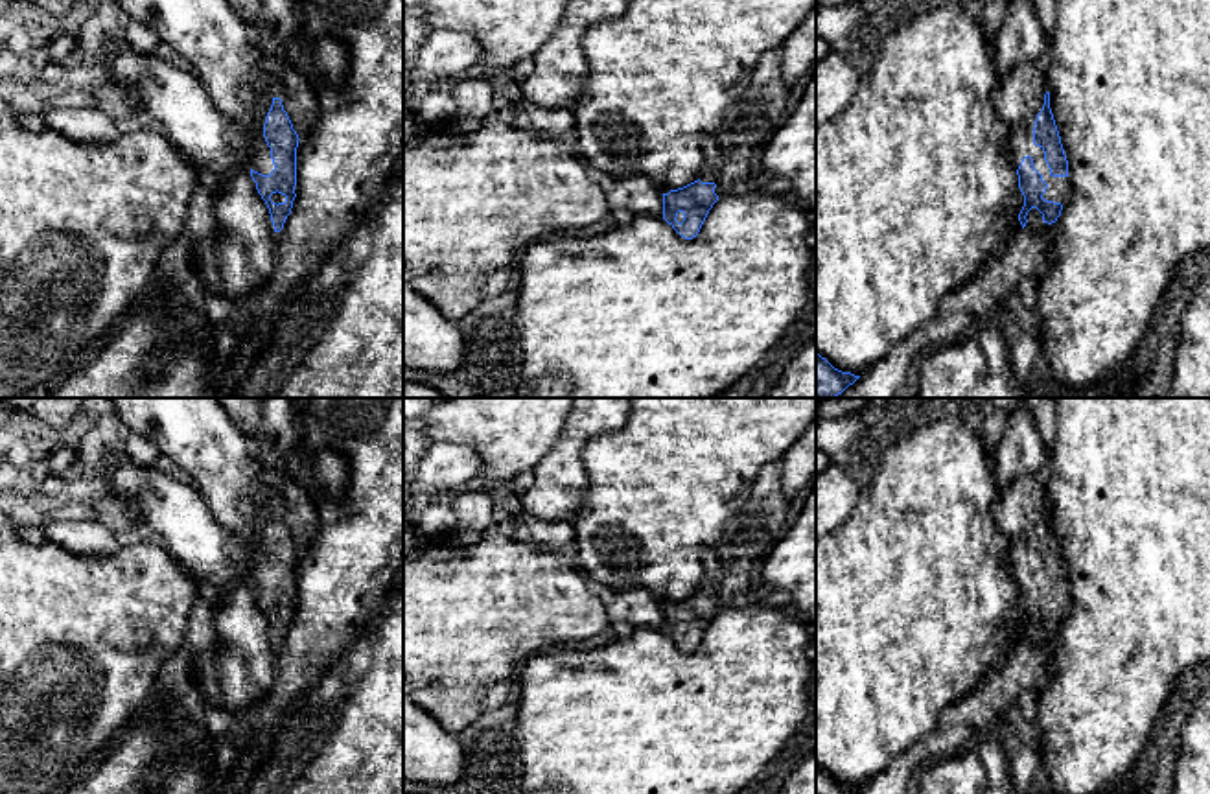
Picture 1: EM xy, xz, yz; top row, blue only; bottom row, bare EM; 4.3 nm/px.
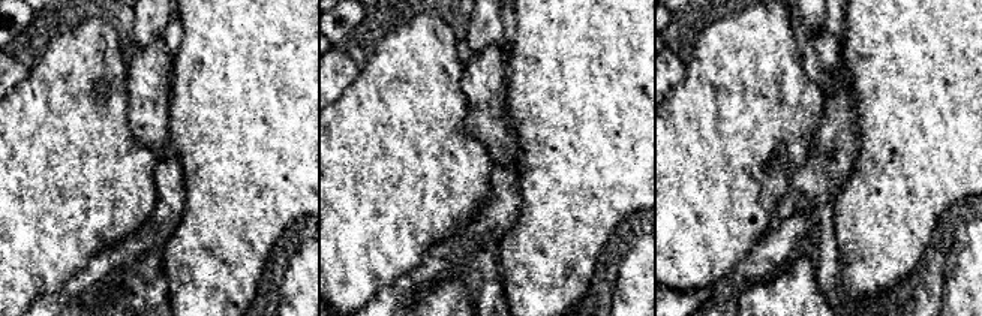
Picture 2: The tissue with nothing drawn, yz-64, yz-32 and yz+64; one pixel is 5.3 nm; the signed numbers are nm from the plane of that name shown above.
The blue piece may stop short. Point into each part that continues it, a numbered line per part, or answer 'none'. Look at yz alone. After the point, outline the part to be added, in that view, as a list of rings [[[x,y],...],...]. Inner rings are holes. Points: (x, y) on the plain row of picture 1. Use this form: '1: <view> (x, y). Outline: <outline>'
1: yz (1019, 511). Outline: [[[1022,473],[1009,486],[1000,490],[995,505],[995,520],[1000,531],[1009,538],[1007,571],[1018,582],[1024,569],[1033,571],[1035,582],[1048,597],[1042,612],[1065,615],[1068,590],[1052,590],[1044,573],[1042,560],[1033,556],[1033,538],[1042,523],[1044,507],[1048,503],[1042,475]]]

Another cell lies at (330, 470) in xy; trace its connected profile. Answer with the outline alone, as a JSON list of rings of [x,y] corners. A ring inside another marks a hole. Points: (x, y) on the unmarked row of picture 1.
[[[320,450],[308,459],[315,483],[332,497],[339,497],[348,485],[346,459],[333,450]]]

